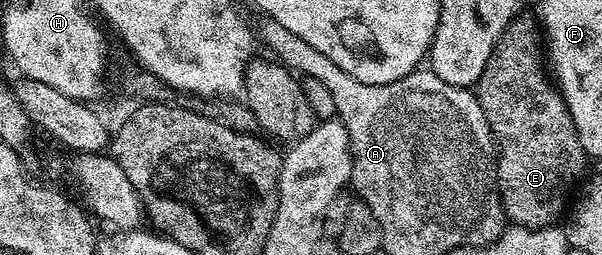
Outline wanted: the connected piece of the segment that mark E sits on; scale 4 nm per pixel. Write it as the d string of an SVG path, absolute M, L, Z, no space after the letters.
M512 22L504 31L489 57L489 65L485 65L485 73L481 73L477 94L495 134L503 212L516 227L554 227L568 210L569 196L576 186L575 178L583 171L585 156L569 109L545 70L540 44L535 44L530 25L519 22Z

